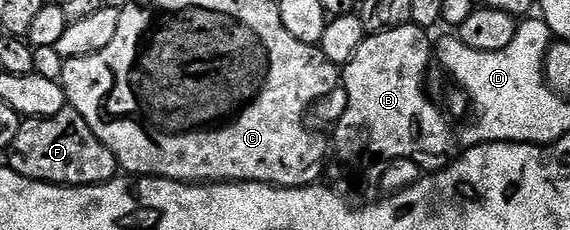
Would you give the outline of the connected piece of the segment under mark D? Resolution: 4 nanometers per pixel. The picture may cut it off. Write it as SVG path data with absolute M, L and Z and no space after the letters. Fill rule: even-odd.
M520 25L516 28L512 42L500 51L477 51L466 46L466 43L462 43L459 36L456 35L452 35L449 41L437 42L437 64L440 63L460 83L459 88L468 96L472 118L474 117L472 123L458 131L456 139L461 148L472 148L490 142L524 144L524 137L516 137L516 135L522 129L522 121L532 121L532 119L524 119L524 117L534 117L534 109L532 109L532 113L528 111L528 107L534 107L534 79L538 79L538 83L536 83L540 87L538 91L542 91L542 93L551 91L544 77L544 62L540 60L540 50L538 51L537 45L539 37L538 28L524 29L524 26Z

